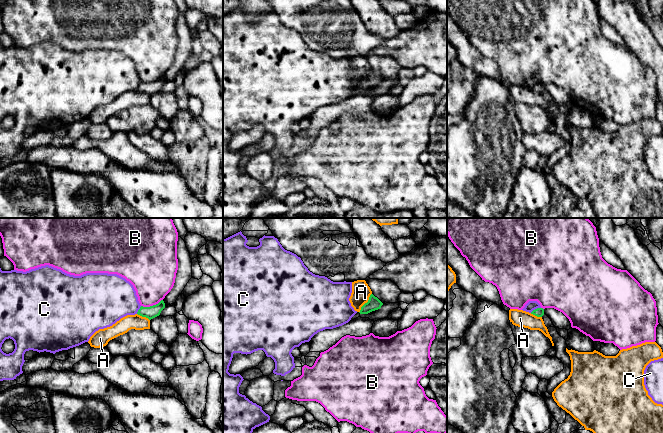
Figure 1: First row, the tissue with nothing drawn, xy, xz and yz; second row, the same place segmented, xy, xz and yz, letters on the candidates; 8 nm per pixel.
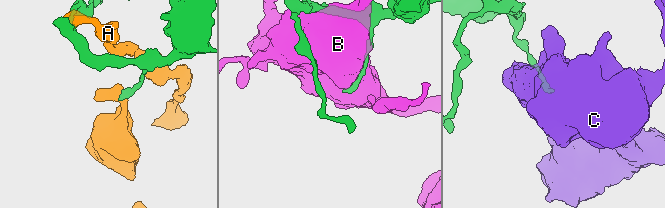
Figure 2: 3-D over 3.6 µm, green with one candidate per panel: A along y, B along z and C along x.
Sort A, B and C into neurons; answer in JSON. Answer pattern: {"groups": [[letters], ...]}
{"groups": [["A"], ["B"], ["C"]]}

